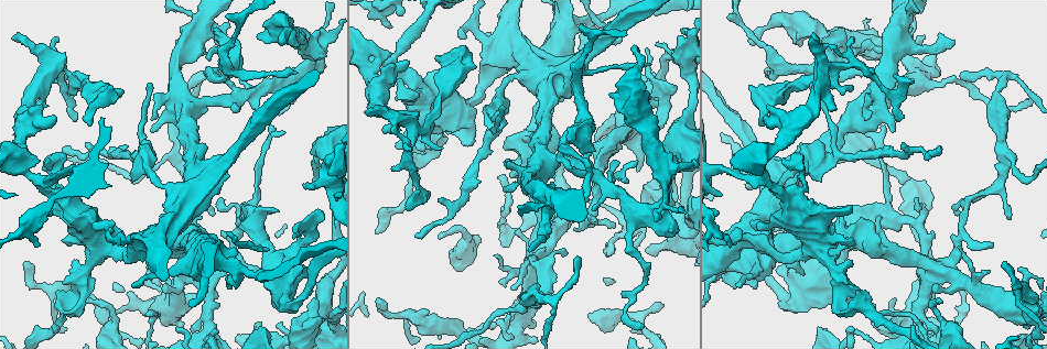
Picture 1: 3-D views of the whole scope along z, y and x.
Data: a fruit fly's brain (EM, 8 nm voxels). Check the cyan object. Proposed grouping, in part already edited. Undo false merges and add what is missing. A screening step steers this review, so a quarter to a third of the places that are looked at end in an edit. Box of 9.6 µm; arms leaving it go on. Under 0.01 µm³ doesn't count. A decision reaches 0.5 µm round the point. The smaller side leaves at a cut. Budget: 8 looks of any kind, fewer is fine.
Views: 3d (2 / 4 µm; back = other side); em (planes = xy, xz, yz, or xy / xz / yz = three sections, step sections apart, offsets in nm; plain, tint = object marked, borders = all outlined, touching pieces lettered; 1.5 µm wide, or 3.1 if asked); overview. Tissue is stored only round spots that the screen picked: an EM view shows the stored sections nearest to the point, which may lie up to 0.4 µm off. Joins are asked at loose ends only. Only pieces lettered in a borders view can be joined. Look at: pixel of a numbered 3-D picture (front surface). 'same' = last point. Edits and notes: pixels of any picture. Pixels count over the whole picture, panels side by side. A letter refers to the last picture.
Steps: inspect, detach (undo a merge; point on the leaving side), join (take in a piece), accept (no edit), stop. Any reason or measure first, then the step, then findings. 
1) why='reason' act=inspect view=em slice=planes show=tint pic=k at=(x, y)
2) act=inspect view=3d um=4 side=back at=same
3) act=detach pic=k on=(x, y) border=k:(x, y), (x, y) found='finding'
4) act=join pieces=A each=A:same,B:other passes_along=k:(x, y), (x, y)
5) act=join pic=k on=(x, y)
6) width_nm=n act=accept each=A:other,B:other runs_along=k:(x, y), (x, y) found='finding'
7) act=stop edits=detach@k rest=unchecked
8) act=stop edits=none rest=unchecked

why='an open end' act=inspect view=3d um=2 pic=1 at=(495, 254)

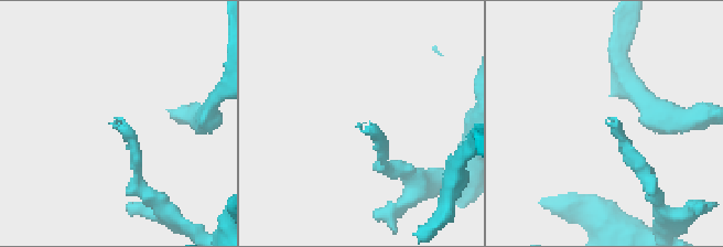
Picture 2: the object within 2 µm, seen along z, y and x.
act=inspect view=em slice=planes show=borders pic=2 at=(613, 117)

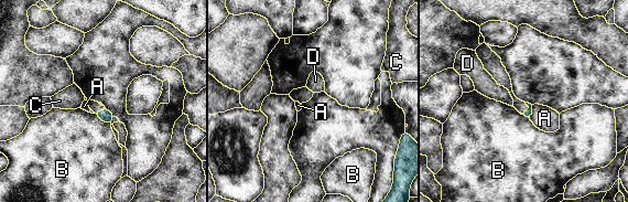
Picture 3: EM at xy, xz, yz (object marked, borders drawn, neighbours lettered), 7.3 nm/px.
width_nm=70 act=accept each=A:other,B:other,C:other,D:other border=3:(532, 105), (532, 114), (529, 118) found='no lettered piece goes on from it'

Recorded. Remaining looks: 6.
why='an open end' act=inspect view=3d um=2 pic=1 at=(796, 152)

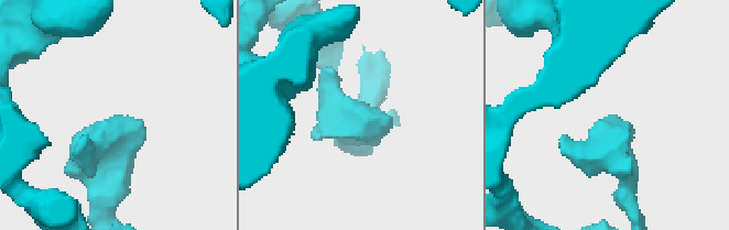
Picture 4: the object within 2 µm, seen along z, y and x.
why='now the EM' act=inspect view=em slice=planes show=borders pic=4 at=(386, 119)

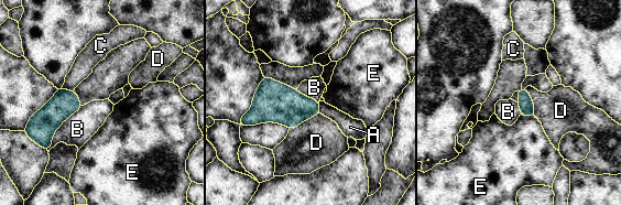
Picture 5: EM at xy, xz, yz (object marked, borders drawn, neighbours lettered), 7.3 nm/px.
act=accept each=A:other,B:other,C:other,D:other,E:other found='none of them fits'

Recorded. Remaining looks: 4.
why='calibre changes' act=inspect view=3d um=4 pic=1 at=(885, 190)

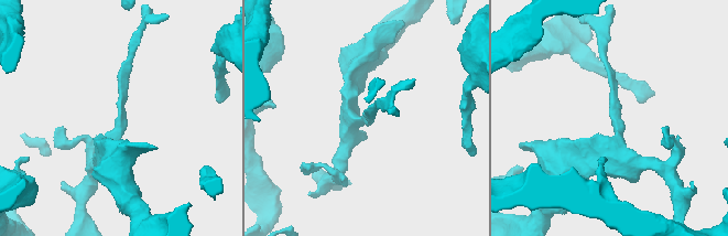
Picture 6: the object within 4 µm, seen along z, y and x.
why='need the tissue' act=inspect view=em slice=planes show=plain pic=6 at=(121, 118)

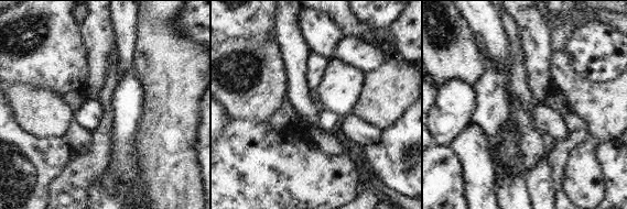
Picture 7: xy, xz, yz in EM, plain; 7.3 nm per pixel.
why='what lies round it' act=inspect view=em slice=planes show=borders at=same

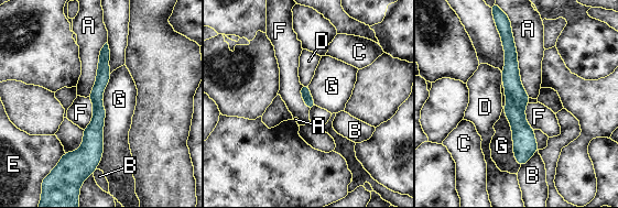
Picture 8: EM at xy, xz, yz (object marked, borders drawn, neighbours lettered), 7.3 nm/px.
act=accept each=A:other,B:other,C:other,D:other,E:other,F:other,G:other found='one neuron here'

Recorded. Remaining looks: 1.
act=stop edits=none rest=unchecked

